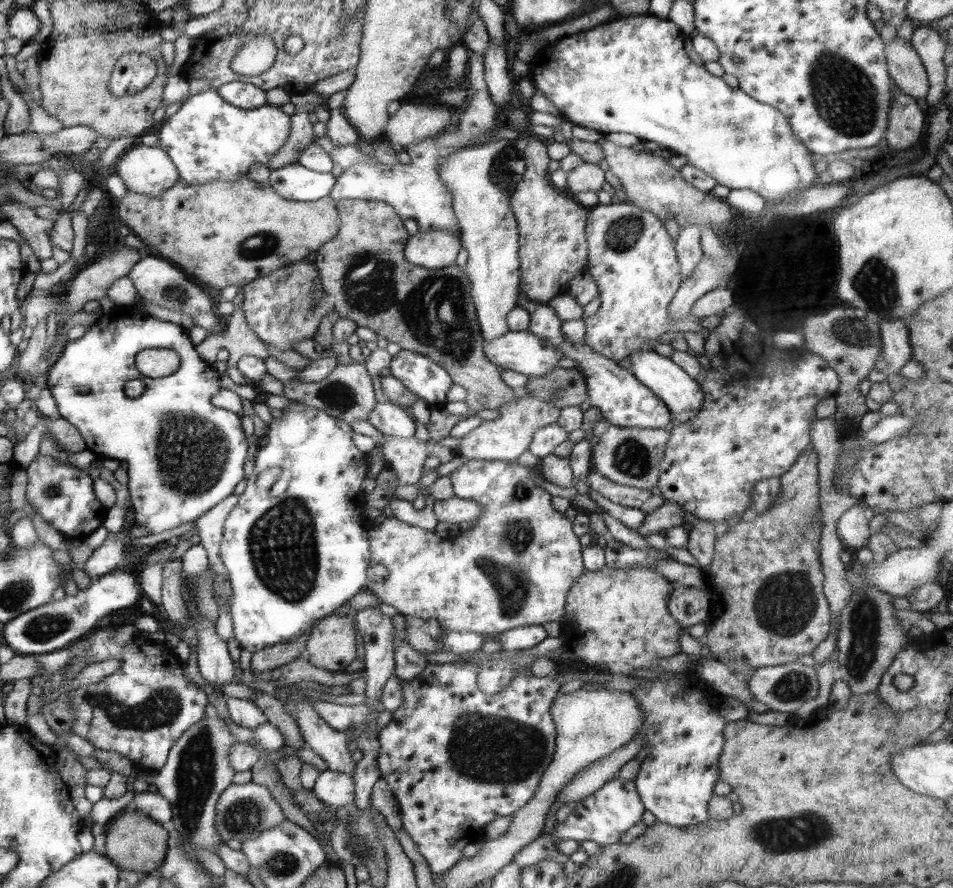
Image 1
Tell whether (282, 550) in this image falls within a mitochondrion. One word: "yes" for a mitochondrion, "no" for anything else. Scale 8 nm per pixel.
yes

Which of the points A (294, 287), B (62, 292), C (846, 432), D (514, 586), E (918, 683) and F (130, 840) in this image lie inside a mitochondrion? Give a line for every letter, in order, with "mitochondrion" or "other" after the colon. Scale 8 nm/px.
A: other
B: other
C: other
D: mitochondrion
E: other
F: other

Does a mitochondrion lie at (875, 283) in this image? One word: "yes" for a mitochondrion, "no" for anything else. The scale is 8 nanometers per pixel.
yes

